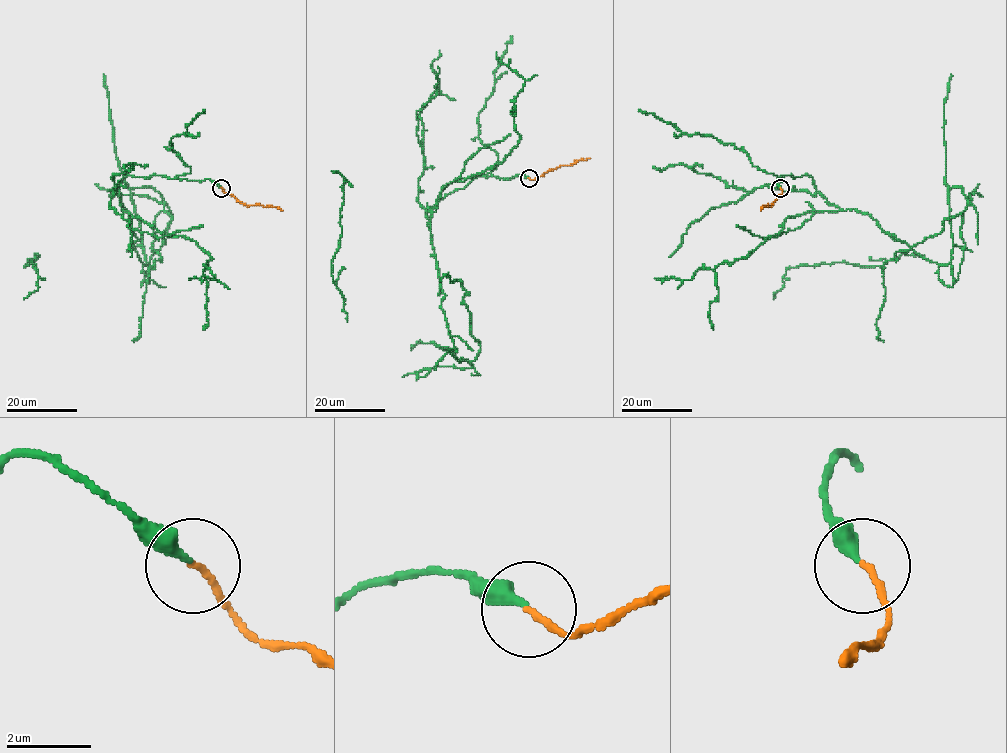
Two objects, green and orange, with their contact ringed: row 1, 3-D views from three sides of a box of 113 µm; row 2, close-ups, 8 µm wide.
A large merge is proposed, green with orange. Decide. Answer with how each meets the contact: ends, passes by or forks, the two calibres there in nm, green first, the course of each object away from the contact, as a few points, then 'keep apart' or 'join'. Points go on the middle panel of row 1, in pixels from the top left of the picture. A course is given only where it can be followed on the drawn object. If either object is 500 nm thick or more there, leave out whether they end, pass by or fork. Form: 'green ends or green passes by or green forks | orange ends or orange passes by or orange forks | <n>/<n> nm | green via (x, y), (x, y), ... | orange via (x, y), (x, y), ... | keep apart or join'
green ends | orange ends | 320/150 nm | green via (528, 177), (475, 176), (425, 213), (453, 345), (438, 346), (472, 365), (468, 292), (448, 273), (440, 281) | orange via (528, 177), (533, 180), (555, 168), (590, 158) | join

